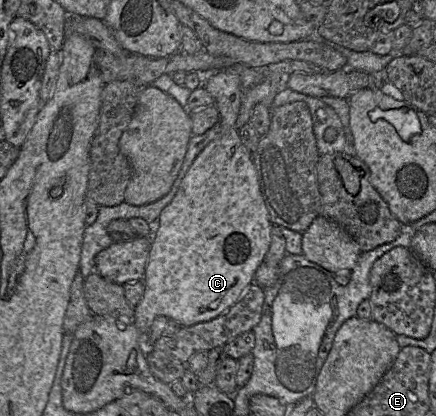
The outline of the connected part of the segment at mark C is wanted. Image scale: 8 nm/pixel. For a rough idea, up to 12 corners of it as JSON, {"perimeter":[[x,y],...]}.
{"perimeter":[[233,72],[203,87],[220,137],[152,225],[142,350],[157,316],[210,321],[271,244]]}

